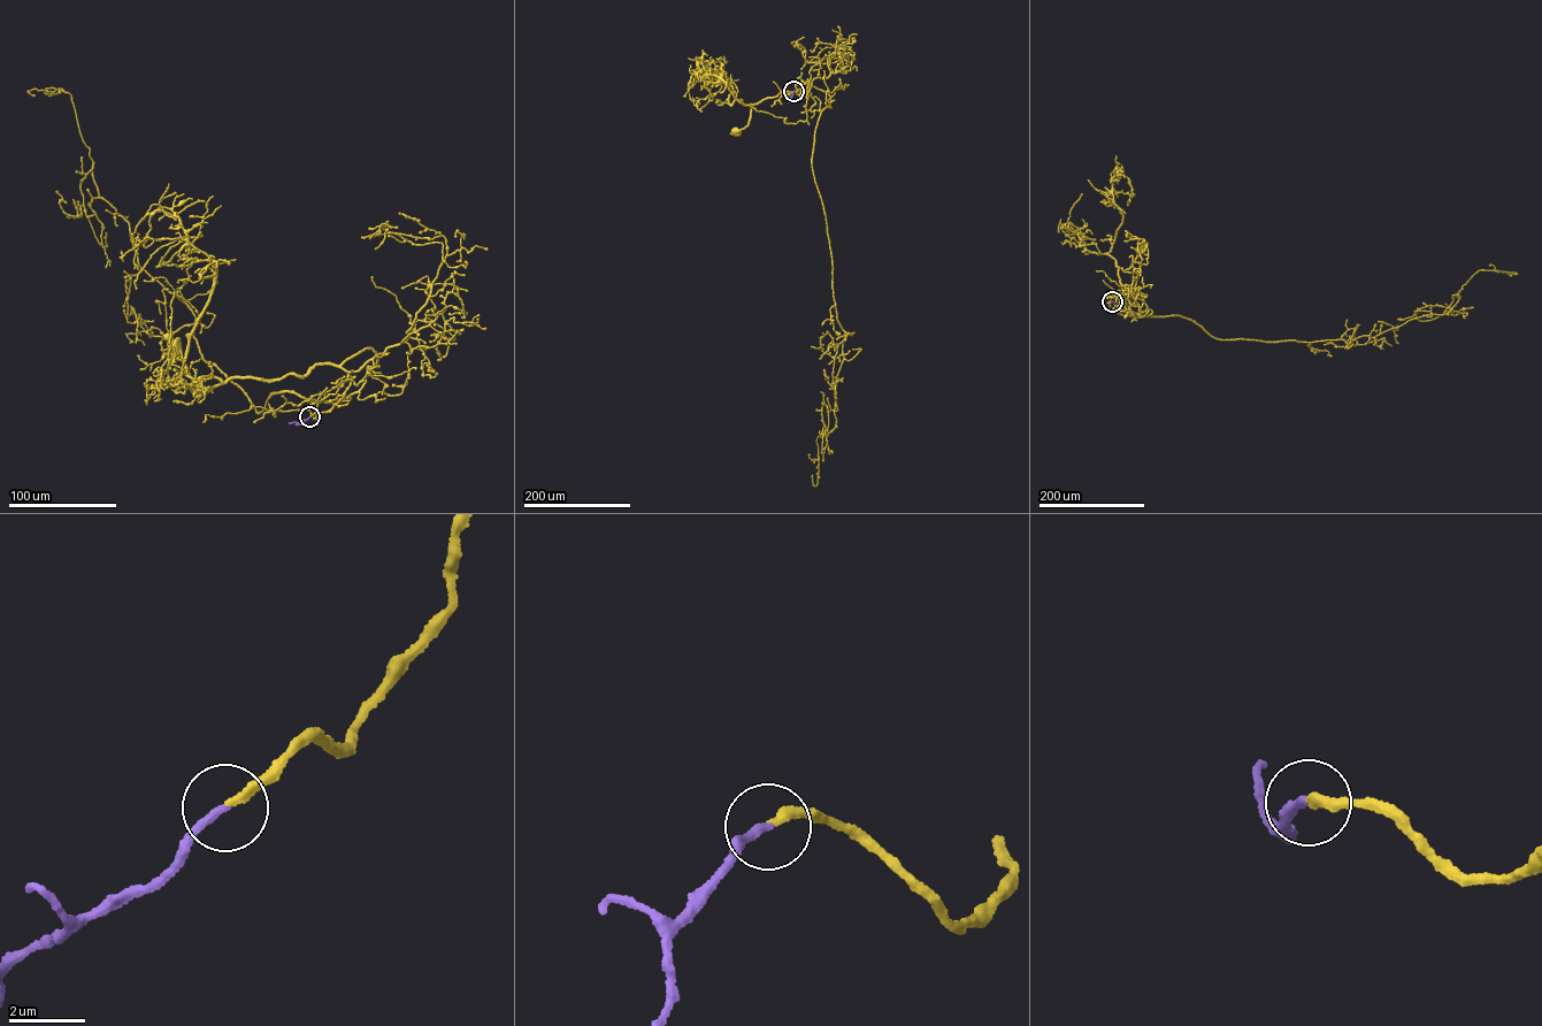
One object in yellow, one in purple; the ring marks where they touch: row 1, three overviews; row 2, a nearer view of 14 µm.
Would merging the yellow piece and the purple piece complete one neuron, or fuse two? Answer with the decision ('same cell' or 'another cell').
same cell

